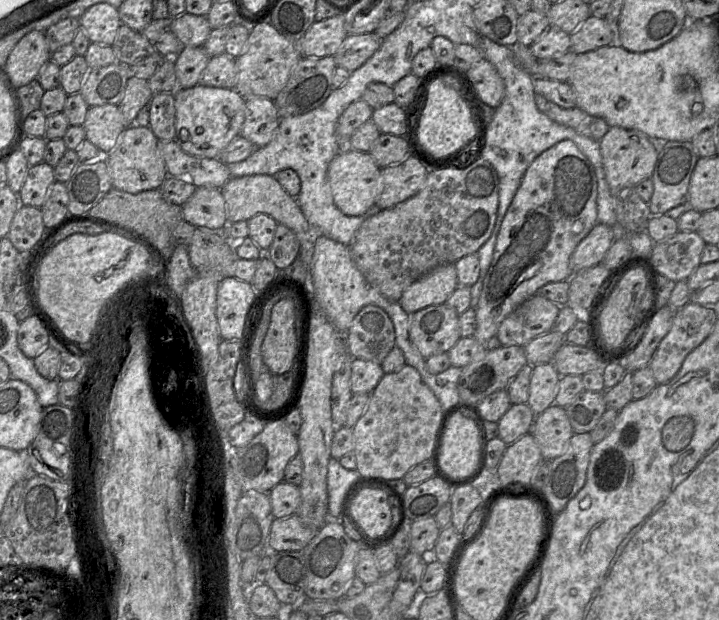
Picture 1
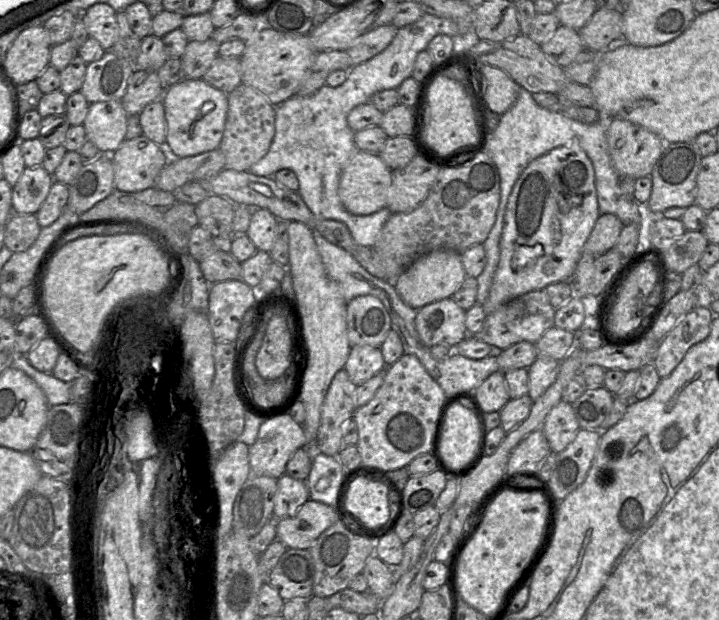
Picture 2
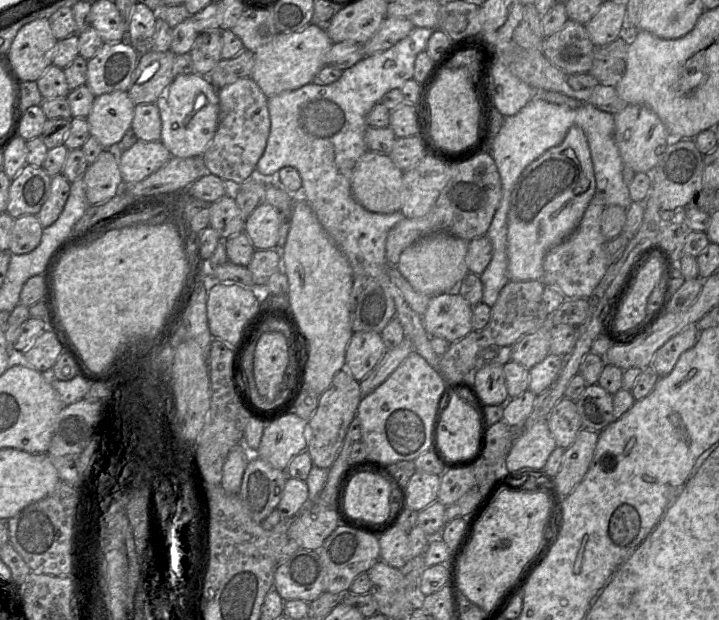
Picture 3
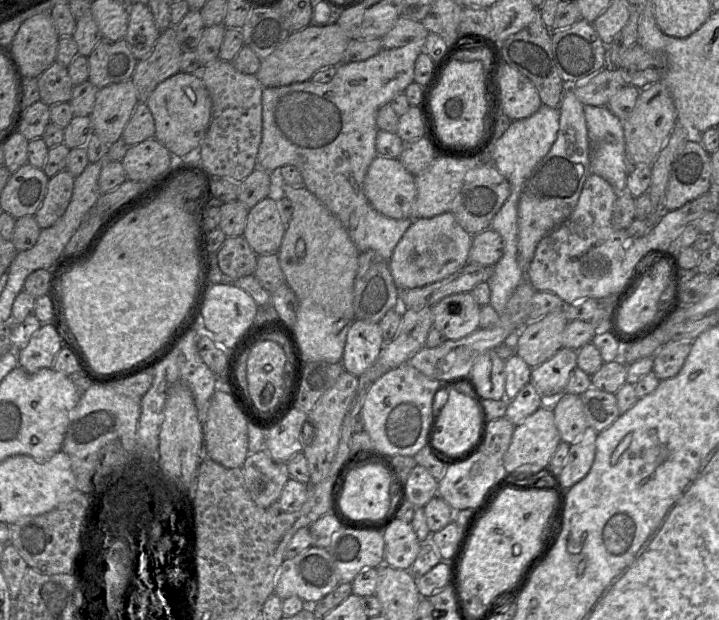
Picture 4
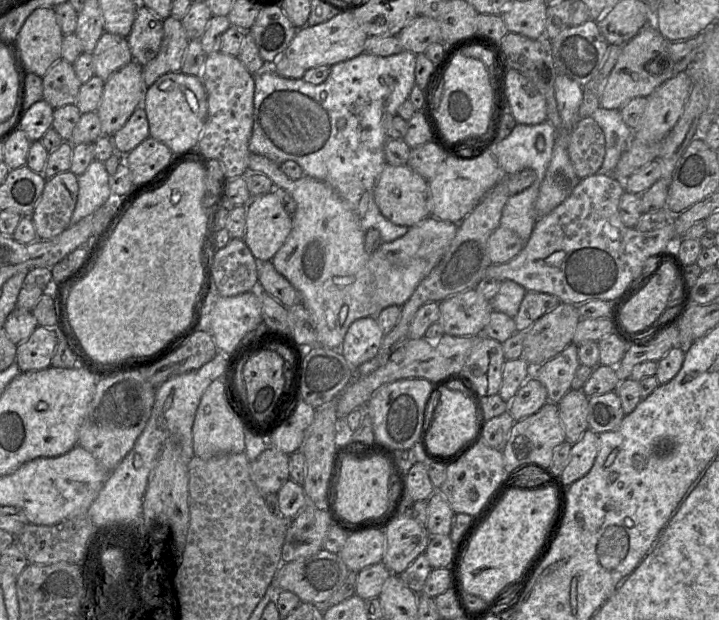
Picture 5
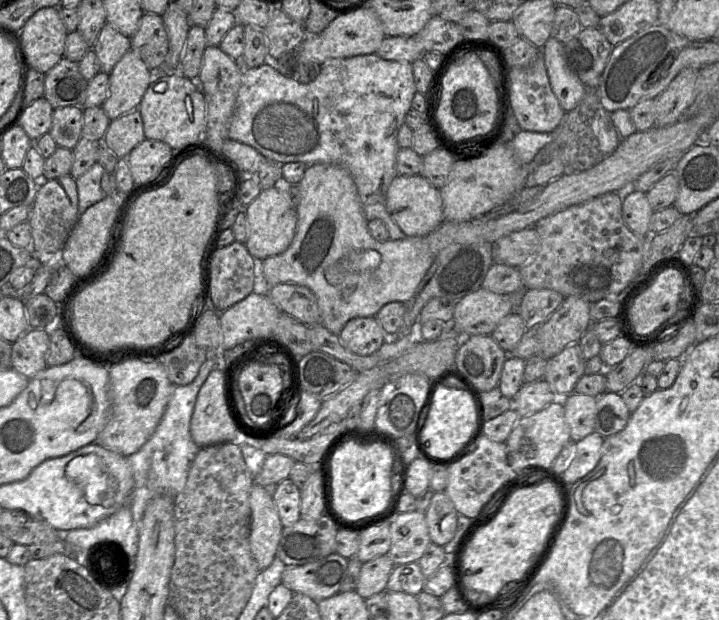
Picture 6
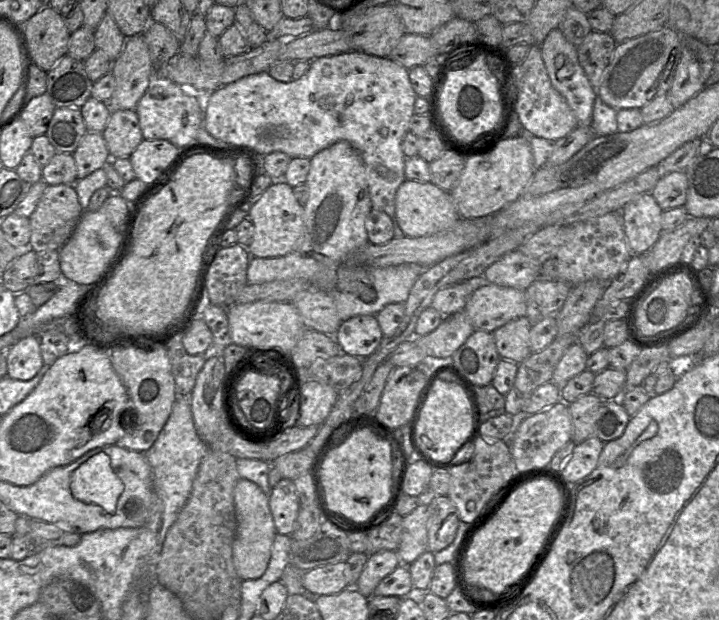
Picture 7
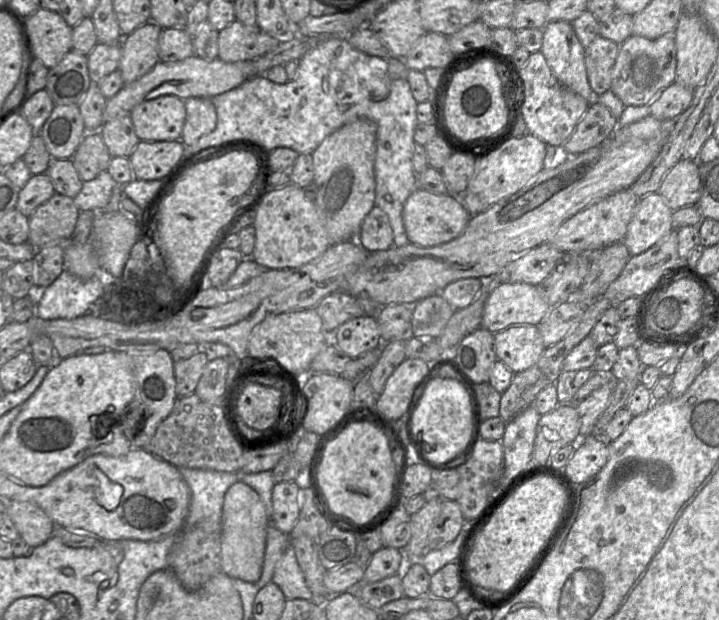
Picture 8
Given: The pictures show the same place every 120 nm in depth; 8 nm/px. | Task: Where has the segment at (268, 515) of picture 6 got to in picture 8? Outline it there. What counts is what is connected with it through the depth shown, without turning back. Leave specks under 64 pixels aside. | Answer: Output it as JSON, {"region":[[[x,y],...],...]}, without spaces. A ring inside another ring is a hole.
{"region":[[[243,481],[227,490],[222,506],[221,569],[231,578],[257,582],[262,574],[269,517],[259,494]]]}

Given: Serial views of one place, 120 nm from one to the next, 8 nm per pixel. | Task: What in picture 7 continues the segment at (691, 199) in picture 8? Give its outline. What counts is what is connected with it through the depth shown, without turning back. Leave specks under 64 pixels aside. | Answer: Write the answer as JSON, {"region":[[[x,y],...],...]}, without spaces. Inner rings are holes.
{"region":[[[685,171],[670,172],[662,176],[651,194],[663,211],[684,207],[687,197],[688,179]]]}

